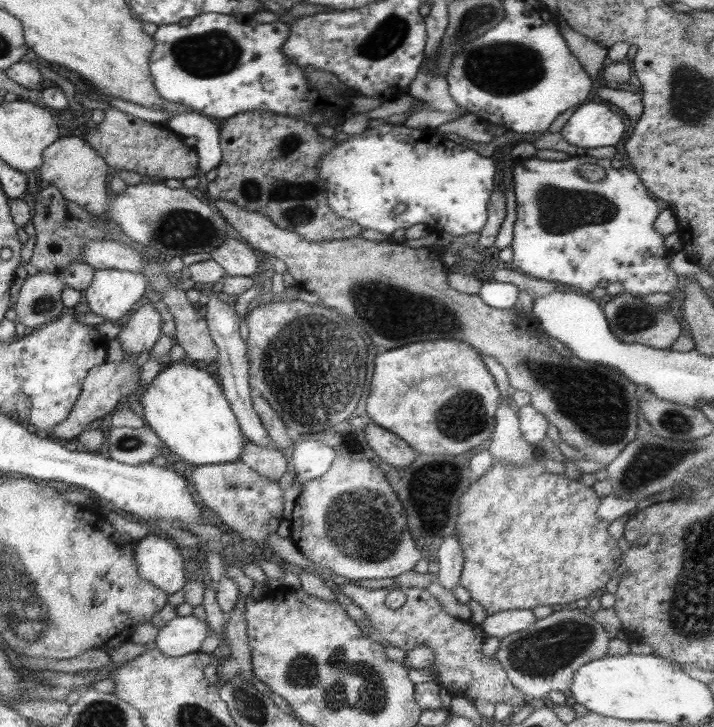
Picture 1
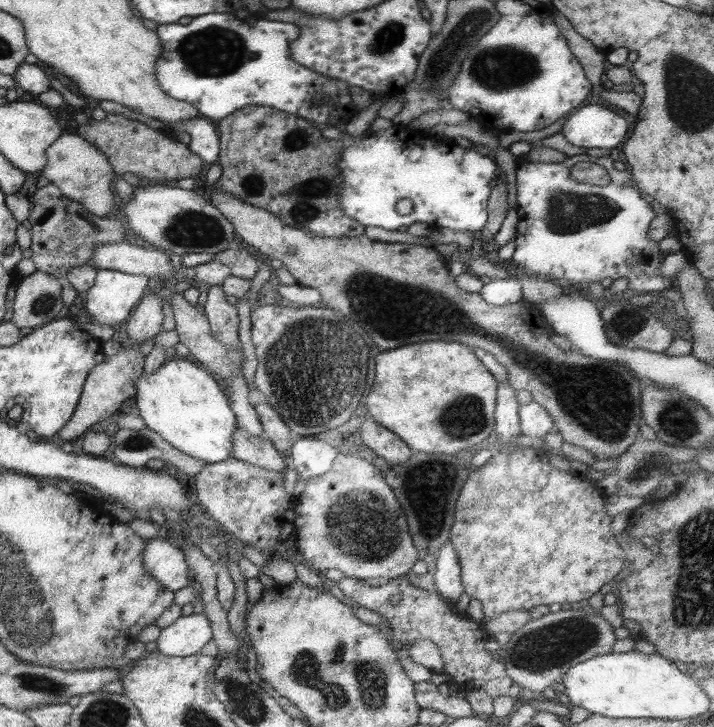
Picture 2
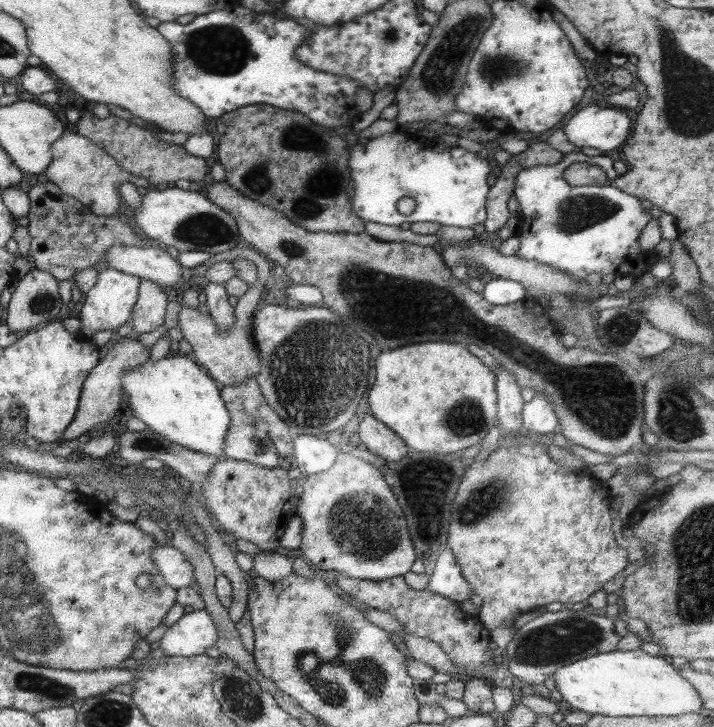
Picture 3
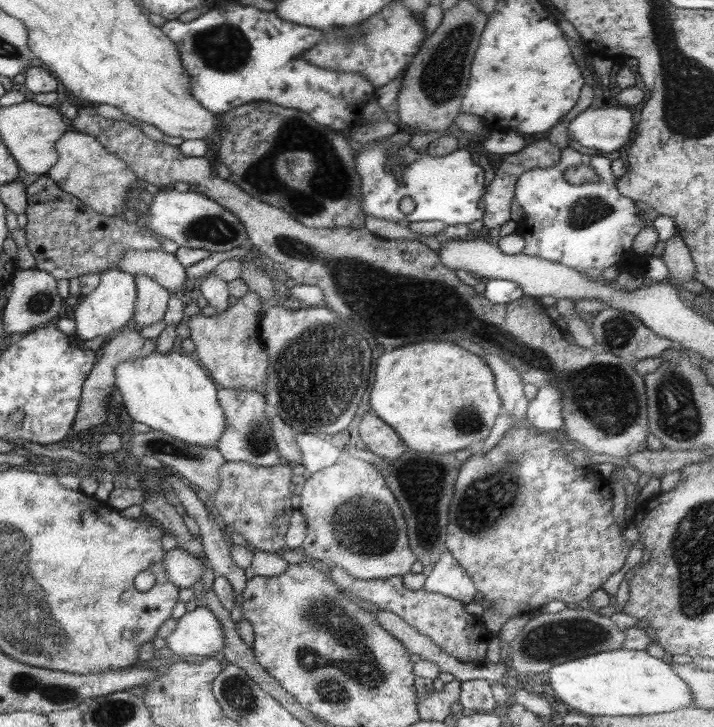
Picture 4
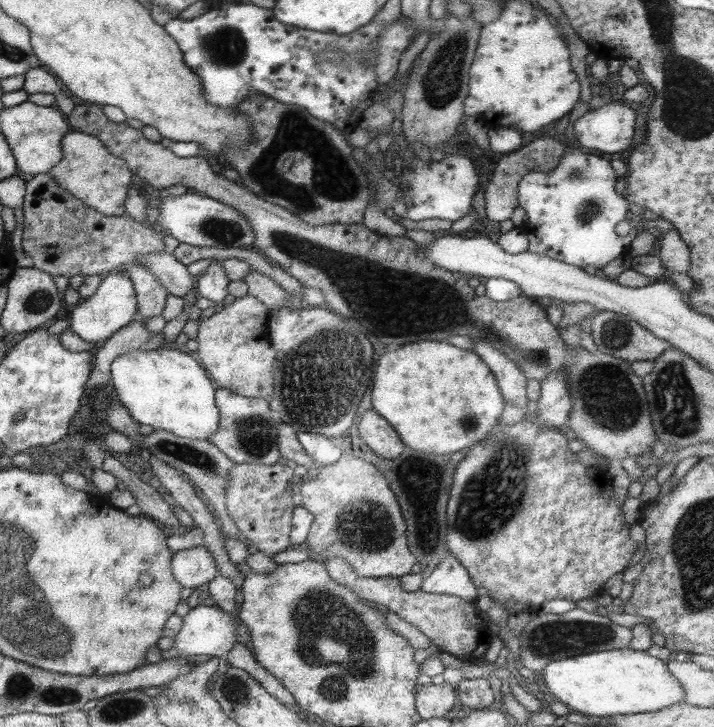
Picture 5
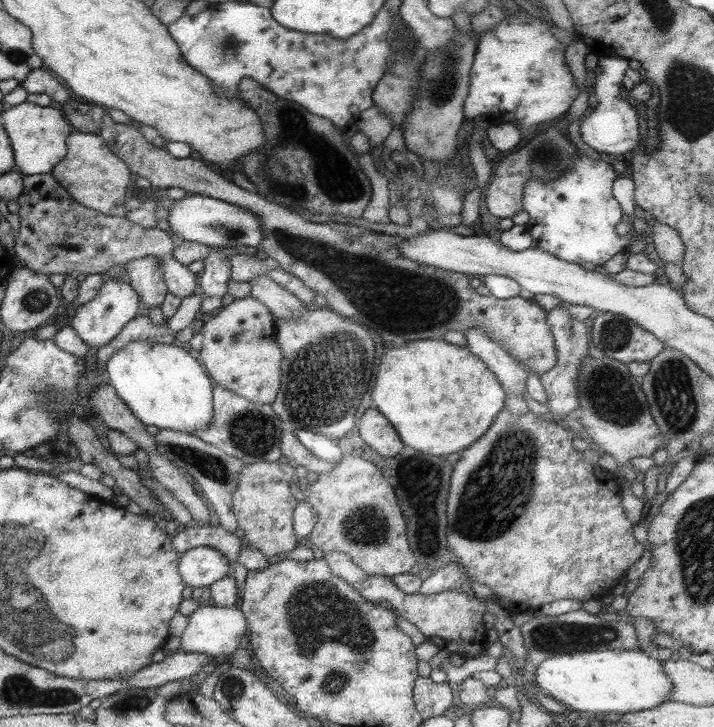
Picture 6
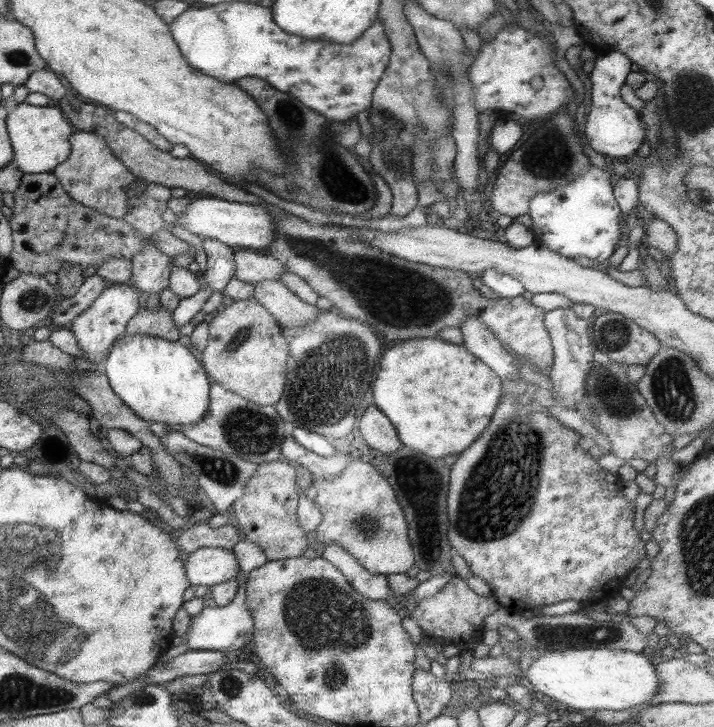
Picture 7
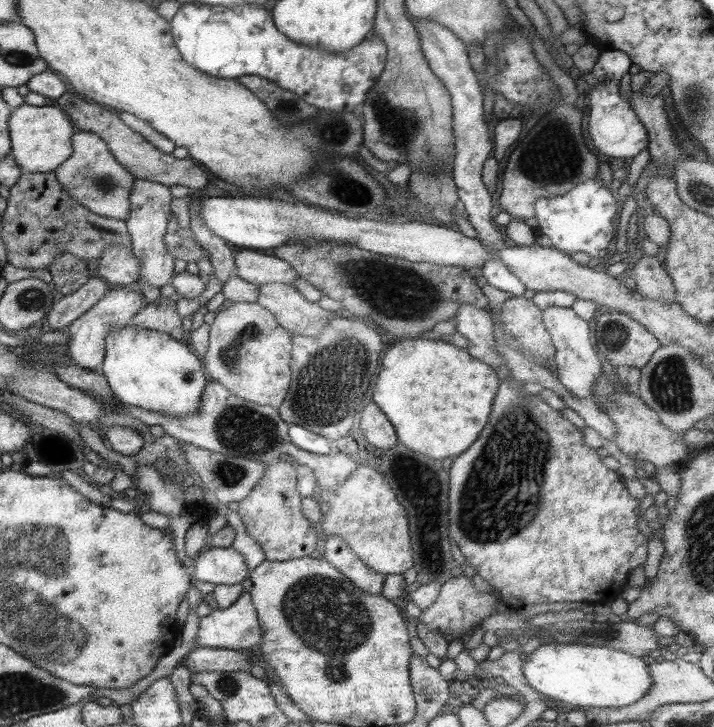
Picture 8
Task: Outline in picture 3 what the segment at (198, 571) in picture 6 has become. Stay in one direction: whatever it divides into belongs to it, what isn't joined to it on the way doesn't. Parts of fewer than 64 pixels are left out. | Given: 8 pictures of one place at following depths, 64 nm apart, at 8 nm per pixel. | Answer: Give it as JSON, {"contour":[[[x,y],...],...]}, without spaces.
{"contour":[[[160,546],[153,550],[153,561],[162,577],[165,578],[166,584],[173,589],[190,587],[190,582],[194,578],[195,572],[192,564],[185,559],[180,550],[168,546]]]}

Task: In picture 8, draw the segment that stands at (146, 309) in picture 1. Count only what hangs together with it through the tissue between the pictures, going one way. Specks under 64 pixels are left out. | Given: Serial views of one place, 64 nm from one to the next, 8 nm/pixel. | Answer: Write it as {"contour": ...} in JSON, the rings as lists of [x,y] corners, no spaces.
{"contour":[[[134,179],[131,192],[130,217],[128,217],[127,230],[132,240],[131,250],[134,256],[140,260],[140,278],[145,285],[161,288],[168,284],[174,275],[175,258],[166,250],[164,237],[168,234],[168,215],[171,214],[170,203],[172,202],[171,192],[168,186],[157,182],[150,182],[144,179]]]}

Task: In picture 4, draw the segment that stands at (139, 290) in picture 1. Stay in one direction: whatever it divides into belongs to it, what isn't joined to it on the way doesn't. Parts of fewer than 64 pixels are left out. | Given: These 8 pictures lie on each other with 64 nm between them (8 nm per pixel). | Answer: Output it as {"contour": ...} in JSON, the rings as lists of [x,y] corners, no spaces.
{"contour":[[[111,268],[100,274],[100,284],[78,303],[74,310],[76,335],[81,340],[94,340],[98,336],[108,336],[112,332],[118,333],[133,318],[137,303],[137,288],[135,276],[122,272],[118,268]]]}

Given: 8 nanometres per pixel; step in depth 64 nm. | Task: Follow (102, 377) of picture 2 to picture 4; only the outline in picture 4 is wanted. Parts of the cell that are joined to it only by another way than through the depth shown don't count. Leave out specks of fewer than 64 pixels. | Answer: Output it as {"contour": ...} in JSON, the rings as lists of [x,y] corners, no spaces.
{"contour":[[[137,328],[135,330],[124,331],[123,333],[117,333],[115,338],[108,339],[107,343],[102,346],[99,351],[96,364],[93,366],[92,372],[88,375],[85,380],[79,409],[72,425],[73,436],[76,438],[78,432],[82,432],[90,428],[91,426],[96,426],[102,424],[106,420],[108,414],[107,403],[110,398],[110,392],[115,384],[115,366],[124,360],[133,361],[147,354],[152,354],[157,350],[156,339],[146,340],[140,335],[140,330]]]}

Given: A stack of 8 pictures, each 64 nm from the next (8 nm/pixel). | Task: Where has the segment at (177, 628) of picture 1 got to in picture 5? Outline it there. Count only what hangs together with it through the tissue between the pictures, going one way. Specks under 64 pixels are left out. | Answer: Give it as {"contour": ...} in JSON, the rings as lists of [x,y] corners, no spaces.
{"contour":[[[212,603],[208,605],[197,605],[189,610],[189,613],[183,617],[183,625],[180,632],[172,635],[174,647],[184,656],[208,656],[220,657],[227,654],[235,646],[236,630],[240,628],[239,616],[232,612],[213,607]]]}

